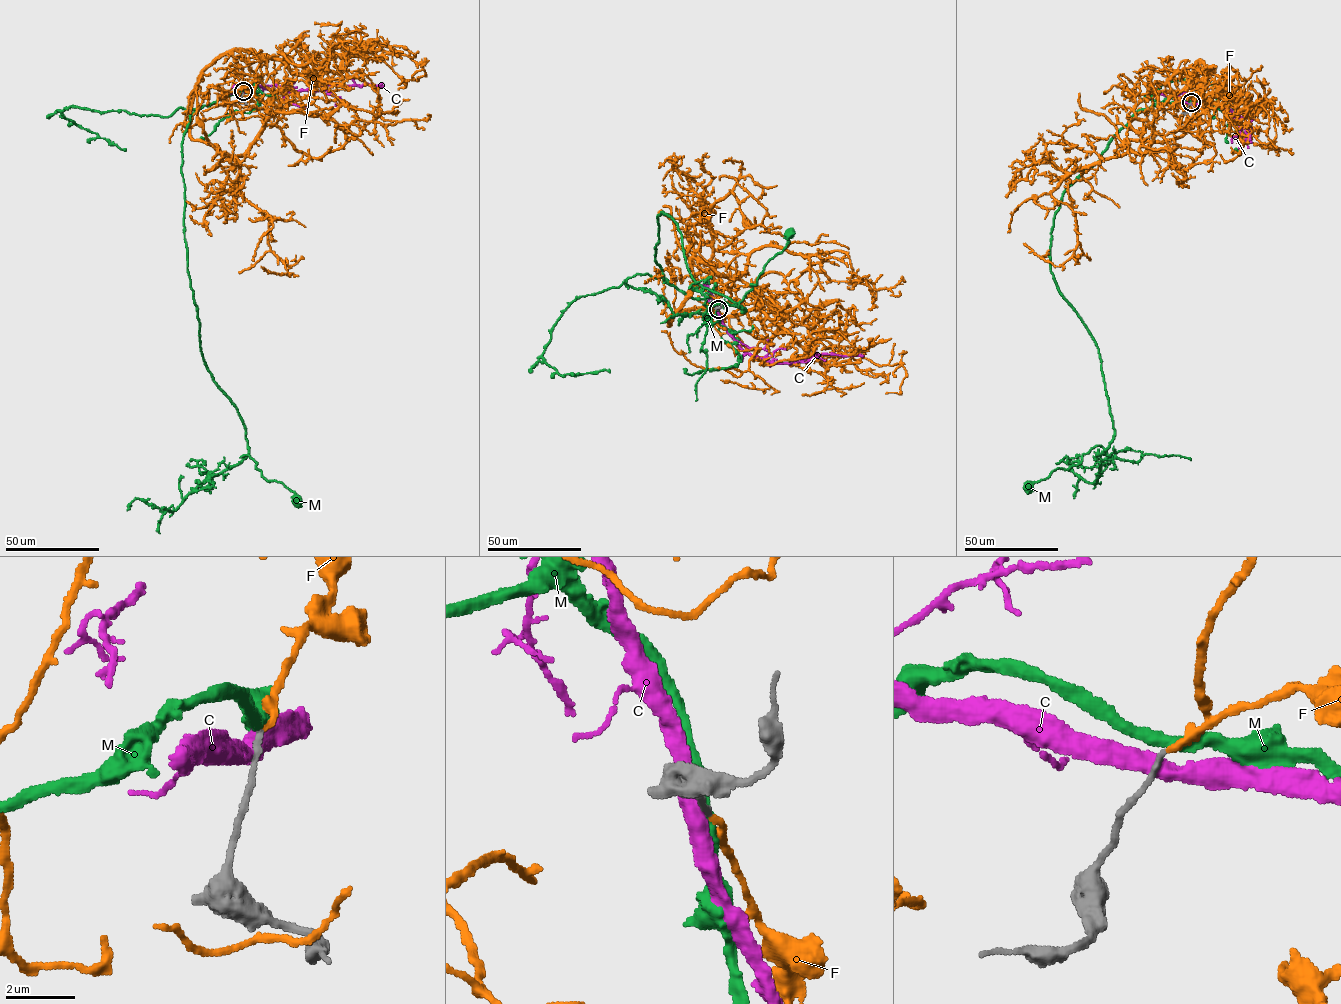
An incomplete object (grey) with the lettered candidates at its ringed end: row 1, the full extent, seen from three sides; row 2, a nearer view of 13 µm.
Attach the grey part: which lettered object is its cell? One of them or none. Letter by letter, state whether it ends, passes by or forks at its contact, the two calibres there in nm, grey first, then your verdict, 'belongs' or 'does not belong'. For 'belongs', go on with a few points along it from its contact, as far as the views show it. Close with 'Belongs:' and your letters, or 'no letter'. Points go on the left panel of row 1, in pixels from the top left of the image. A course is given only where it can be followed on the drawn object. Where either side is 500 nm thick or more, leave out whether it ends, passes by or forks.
C: it passes by; calibres 200 and 440 nm; does not belong
F: it ends; calibres 160 and 200 nm; belongs; course (243, 92), (237, 50), (267, 55), (254, 94), (271, 112), (237, 179), (290, 275), (260, 267)
M: it passes by; calibres 160 and 360 nm; does not belong
Belongs: F

